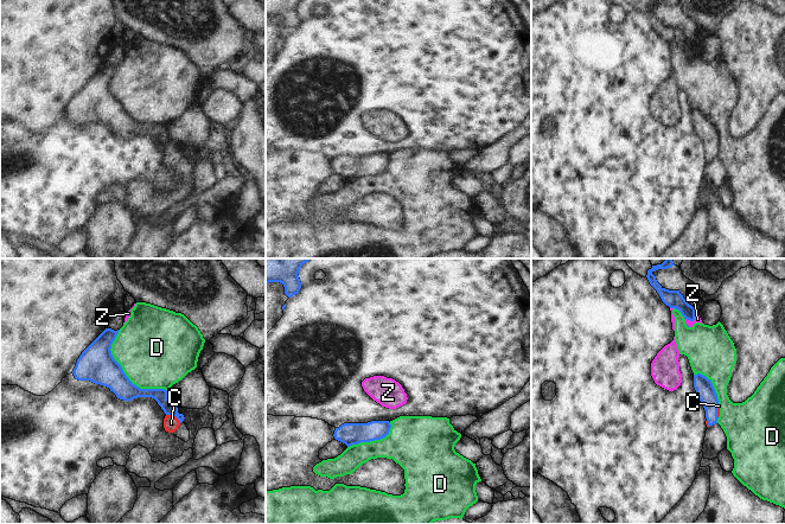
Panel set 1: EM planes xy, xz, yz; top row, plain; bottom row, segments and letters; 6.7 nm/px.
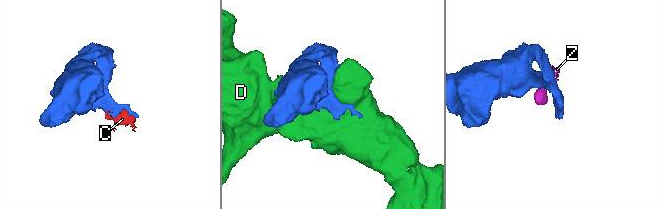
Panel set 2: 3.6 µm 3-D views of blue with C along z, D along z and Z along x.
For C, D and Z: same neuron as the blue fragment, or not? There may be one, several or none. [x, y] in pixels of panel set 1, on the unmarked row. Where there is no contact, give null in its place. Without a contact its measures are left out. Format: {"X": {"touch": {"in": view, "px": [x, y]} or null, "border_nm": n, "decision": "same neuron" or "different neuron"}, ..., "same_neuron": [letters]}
{"C": {"touch": {"in": "xy", "px": [173, 149]}, "border_nm": 120, "decision": "same neuron"}, "D": {"touch": {"in": "xy", "px": [125, 108]}, "border_nm": 550, "decision": "different neuron"}, "Z": {"touch": {"in": "yz", "px": [694, 53]}, "border_nm": 90, "decision": "different neuron"}, "same_neuron": ["C"]}

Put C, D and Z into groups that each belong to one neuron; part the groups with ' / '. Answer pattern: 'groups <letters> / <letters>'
groups C / D Z

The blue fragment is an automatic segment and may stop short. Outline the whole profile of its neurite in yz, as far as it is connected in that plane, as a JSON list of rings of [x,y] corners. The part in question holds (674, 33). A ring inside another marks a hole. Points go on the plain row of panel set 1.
[[[652,0],[651,4],[647,5],[647,14],[650,19],[657,25],[659,28],[662,36],[669,40],[670,43],[678,44],[684,53],[688,53],[690,56],[695,55],[695,43],[689,39],[683,30],[679,27],[679,25],[669,25],[663,23],[656,14],[656,11],[652,8],[653,6],[658,4],[668,4],[672,0]]]

